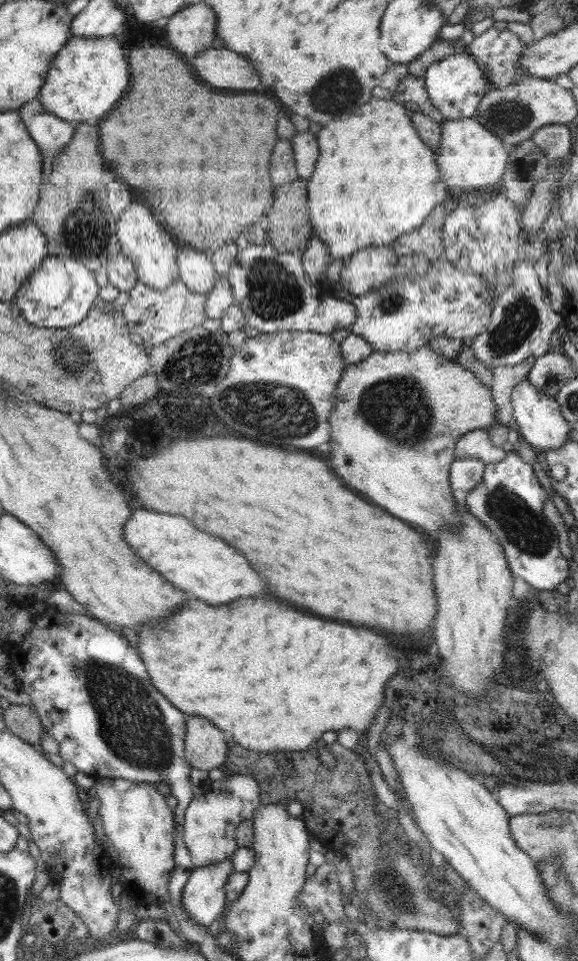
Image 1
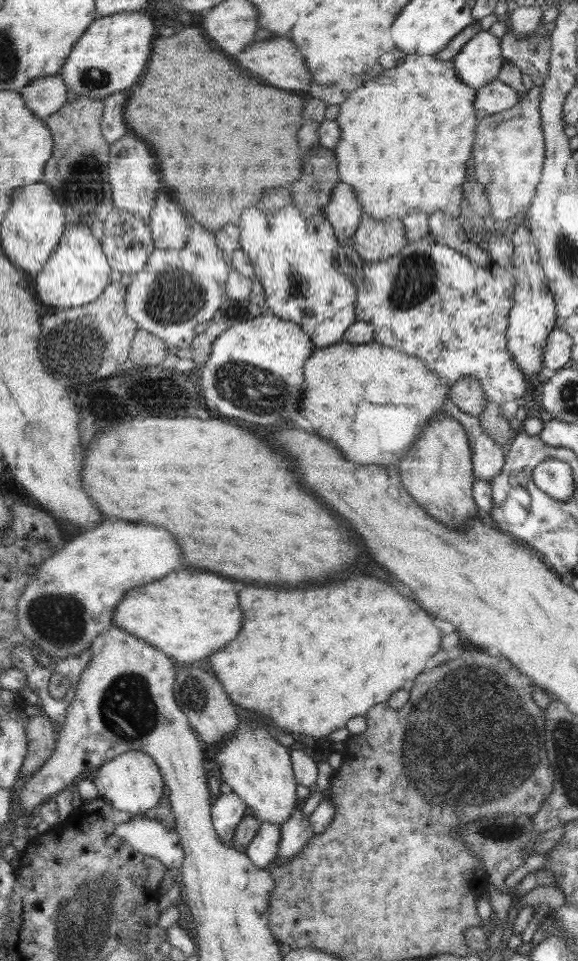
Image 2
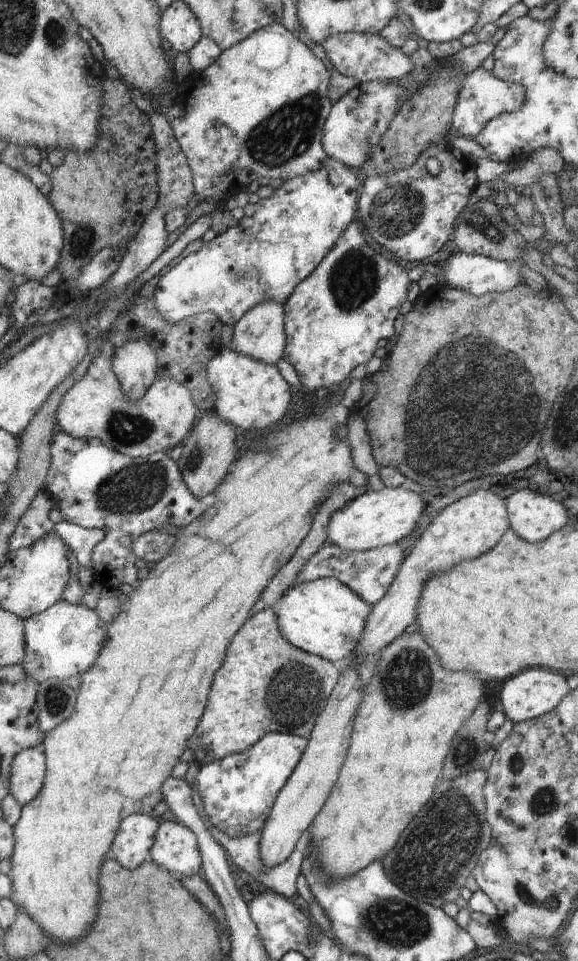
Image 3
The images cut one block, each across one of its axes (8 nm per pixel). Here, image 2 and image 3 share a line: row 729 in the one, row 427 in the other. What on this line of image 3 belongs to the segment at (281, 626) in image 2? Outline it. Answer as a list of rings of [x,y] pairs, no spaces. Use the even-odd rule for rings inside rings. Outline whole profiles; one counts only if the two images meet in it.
[[[328,402],[324,406],[322,412],[308,416],[306,420],[296,420],[292,424],[288,424],[286,428],[274,432],[264,444],[268,446],[268,452],[258,450],[258,452],[248,452],[244,454],[236,464],[234,470],[230,472],[230,480],[224,480],[218,490],[214,492],[214,504],[210,508],[206,508],[198,520],[194,520],[192,524],[188,524],[184,528],[180,528],[180,532],[176,534],[176,542],[174,542],[174,552],[167,554],[166,558],[162,558],[160,562],[151,570],[150,576],[140,581],[136,590],[129,594],[130,598],[120,606],[118,616],[114,618],[112,624],[106,626],[106,636],[104,636],[104,644],[100,650],[100,656],[96,658],[94,666],[90,670],[86,670],[84,674],[80,674],[80,689],[76,691],[76,704],[74,704],[74,712],[62,724],[58,724],[48,732],[48,736],[44,737],[42,742],[43,751],[46,758],[46,778],[42,784],[42,790],[38,792],[38,796],[22,807],[21,817],[14,826],[14,852],[11,858],[11,871],[9,872],[12,881],[12,892],[9,896],[17,908],[26,910],[26,914],[42,928],[42,930],[50,937],[50,940],[57,944],[68,944],[70,940],[80,938],[82,934],[86,934],[86,930],[90,928],[94,916],[96,916],[96,904],[98,904],[98,866],[102,864],[102,860],[107,858],[106,852],[109,853],[110,845],[118,832],[118,826],[124,818],[128,818],[131,814],[147,814],[153,816],[154,808],[159,802],[162,802],[162,785],[165,780],[172,777],[172,770],[180,758],[180,754],[184,752],[186,740],[194,734],[202,710],[206,706],[206,696],[208,690],[212,686],[212,678],[214,672],[222,666],[224,660],[224,652],[228,648],[230,641],[242,625],[249,619],[250,610],[254,608],[254,604],[258,602],[260,594],[264,592],[266,585],[276,572],[282,568],[294,556],[296,549],[308,532],[312,528],[314,515],[319,510],[320,502],[327,501],[333,492],[332,488],[340,486],[340,484],[352,484],[356,488],[368,485],[368,475],[360,472],[354,462],[352,462],[352,450],[346,438],[338,438],[336,430],[340,426],[344,426],[349,417],[349,408],[346,408],[341,403]]]

